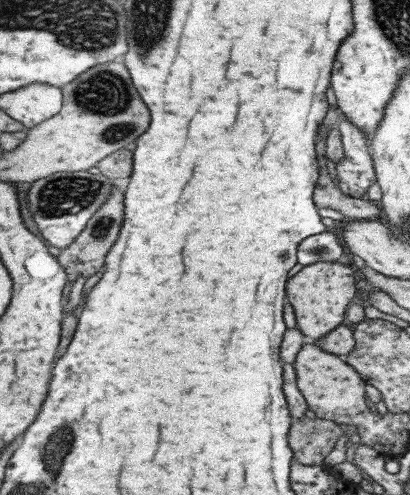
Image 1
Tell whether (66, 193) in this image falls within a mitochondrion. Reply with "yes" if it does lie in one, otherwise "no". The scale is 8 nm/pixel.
yes

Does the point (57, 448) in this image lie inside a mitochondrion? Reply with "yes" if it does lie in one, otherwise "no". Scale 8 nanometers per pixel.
yes

